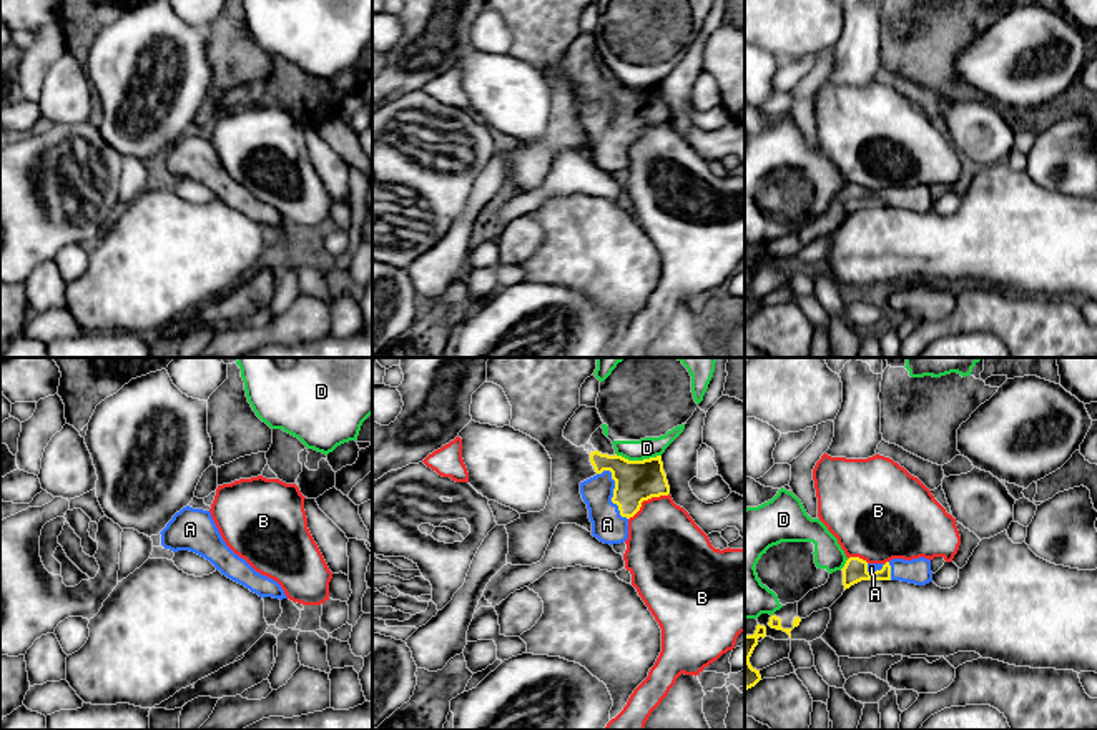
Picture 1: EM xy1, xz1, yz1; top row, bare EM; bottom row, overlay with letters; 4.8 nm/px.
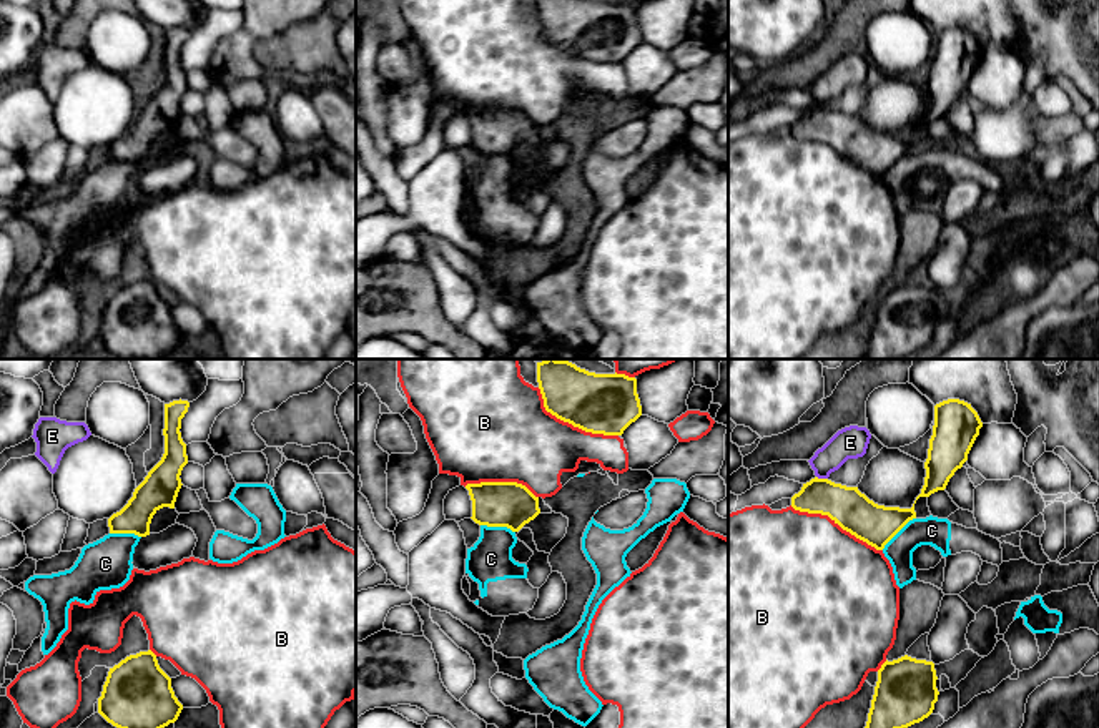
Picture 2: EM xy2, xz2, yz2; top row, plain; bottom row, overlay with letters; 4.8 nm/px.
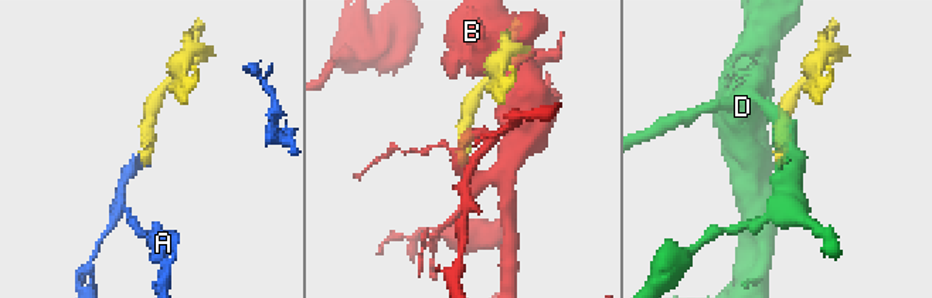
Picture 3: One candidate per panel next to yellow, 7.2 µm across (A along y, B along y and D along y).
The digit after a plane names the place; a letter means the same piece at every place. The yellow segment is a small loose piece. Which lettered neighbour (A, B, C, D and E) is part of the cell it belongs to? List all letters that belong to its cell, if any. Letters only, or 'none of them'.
A

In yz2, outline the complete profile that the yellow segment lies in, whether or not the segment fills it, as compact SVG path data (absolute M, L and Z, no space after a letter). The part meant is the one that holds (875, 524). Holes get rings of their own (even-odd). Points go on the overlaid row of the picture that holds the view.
M811 479L791 497L791 507L800 512L828 515L843 530L876 550L913 519L911 509L885 507L870 500L858 487L846 487L828 479Z

